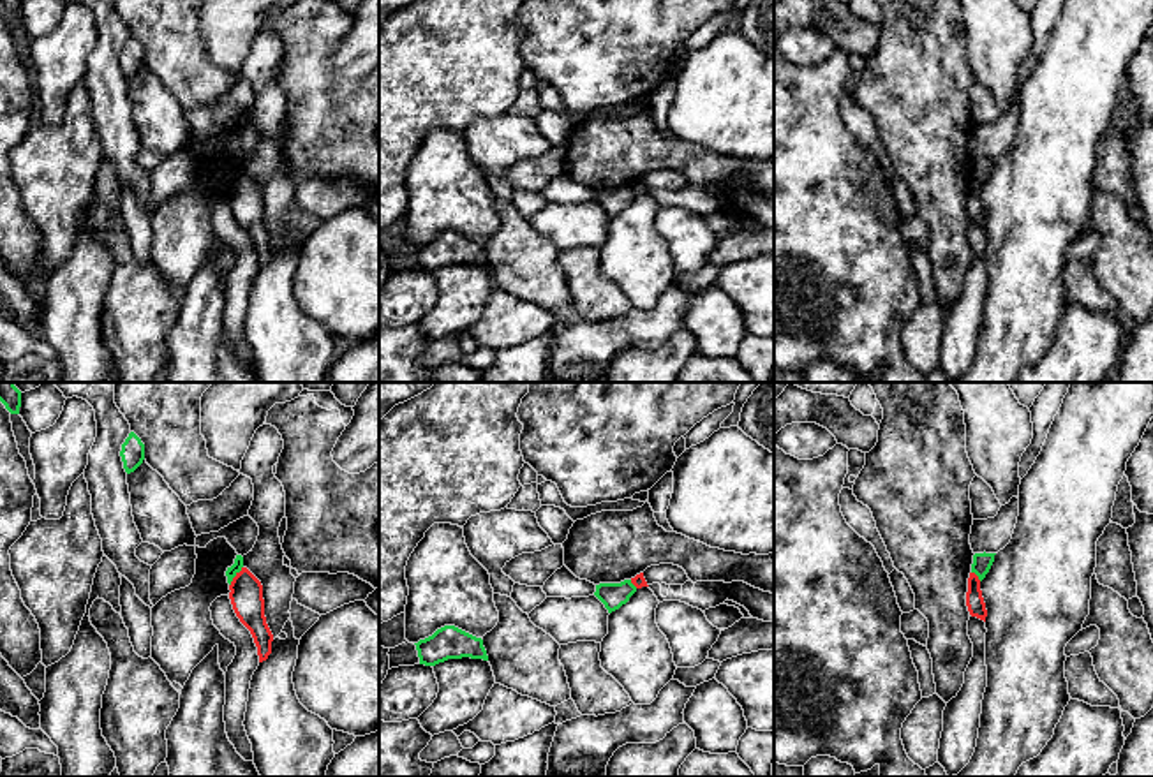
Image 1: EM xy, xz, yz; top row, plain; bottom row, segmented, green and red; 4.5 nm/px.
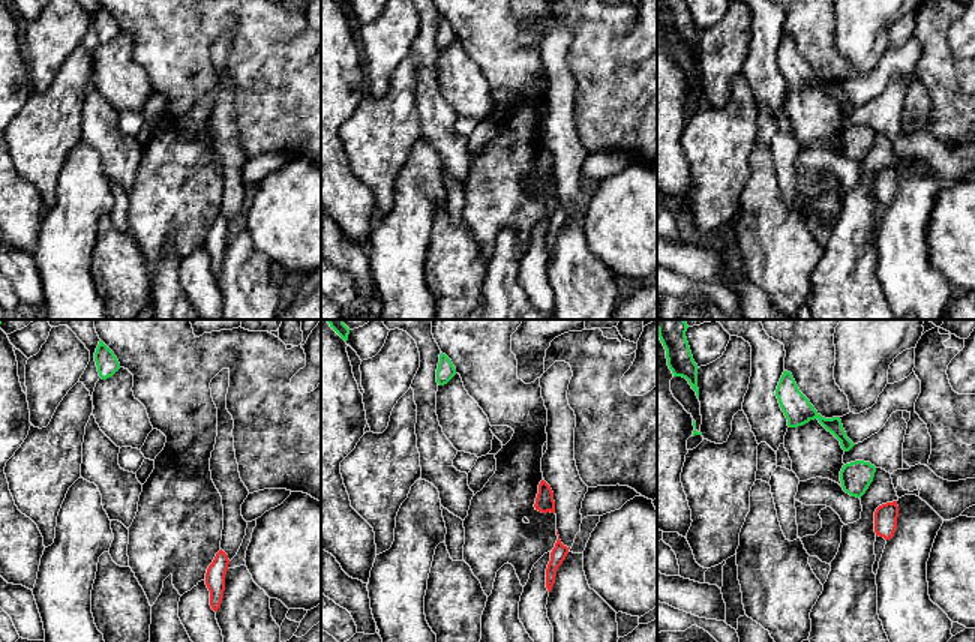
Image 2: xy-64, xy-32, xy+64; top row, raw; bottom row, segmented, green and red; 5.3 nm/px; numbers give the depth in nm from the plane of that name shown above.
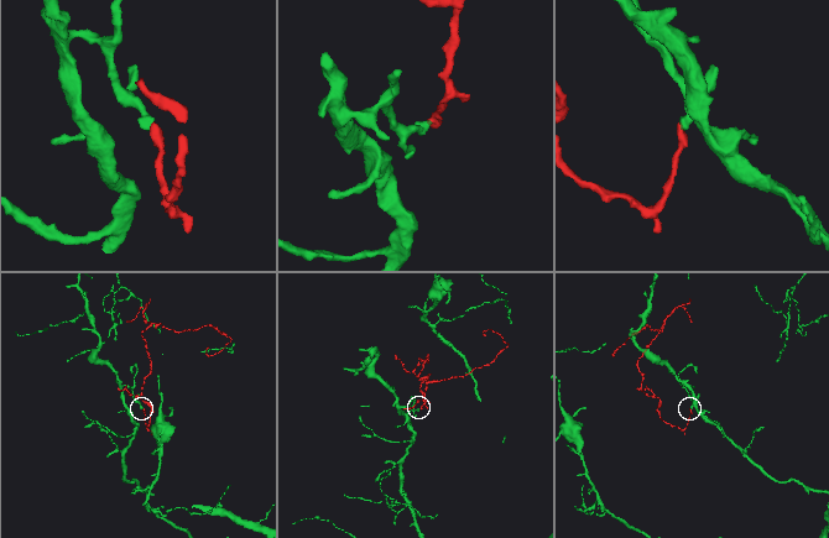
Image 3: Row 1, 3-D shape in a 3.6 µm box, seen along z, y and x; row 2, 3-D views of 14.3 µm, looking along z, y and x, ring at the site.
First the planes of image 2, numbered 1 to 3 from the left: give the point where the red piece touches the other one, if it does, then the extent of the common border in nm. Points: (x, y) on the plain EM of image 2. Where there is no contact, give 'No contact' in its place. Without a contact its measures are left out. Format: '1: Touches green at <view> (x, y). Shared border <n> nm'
1: No contact
2: No contact
3: No contact

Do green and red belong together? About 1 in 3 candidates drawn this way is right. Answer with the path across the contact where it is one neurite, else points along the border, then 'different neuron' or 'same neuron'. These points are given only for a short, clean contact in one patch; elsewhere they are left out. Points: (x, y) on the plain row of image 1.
border along xy (242, 171), (230, 191); different neuron

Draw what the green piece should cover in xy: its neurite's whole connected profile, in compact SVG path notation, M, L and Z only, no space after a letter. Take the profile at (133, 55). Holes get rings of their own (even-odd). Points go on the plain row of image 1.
M130 37L120 56L123 74L127 79L134 78L145 65L145 49L141 44Z

